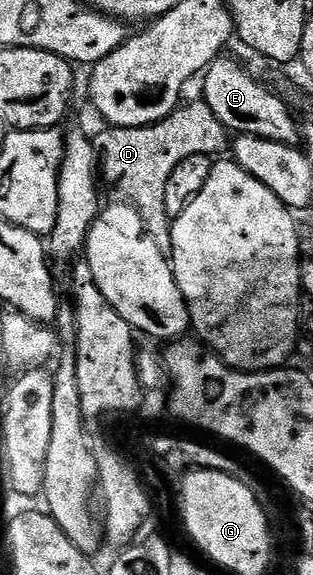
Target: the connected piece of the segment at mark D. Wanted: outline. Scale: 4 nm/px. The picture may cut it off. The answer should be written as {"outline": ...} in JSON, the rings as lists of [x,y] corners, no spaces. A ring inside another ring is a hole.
{"outline":[[[196,99],[187,105],[181,104],[172,110],[171,113],[151,122],[142,125],[129,125],[127,127],[108,127],[108,130],[98,139],[98,157],[102,162],[102,177],[108,181],[113,181],[121,189],[123,196],[140,213],[142,223],[158,243],[158,251],[168,255],[172,252],[172,221],[170,213],[168,217],[168,201],[164,198],[166,194],[166,182],[172,176],[174,159],[183,158],[188,155],[191,149],[204,149],[207,145],[212,145],[215,141],[220,141],[226,136],[226,130],[221,125],[220,120],[214,115],[214,111],[203,100]]]}

